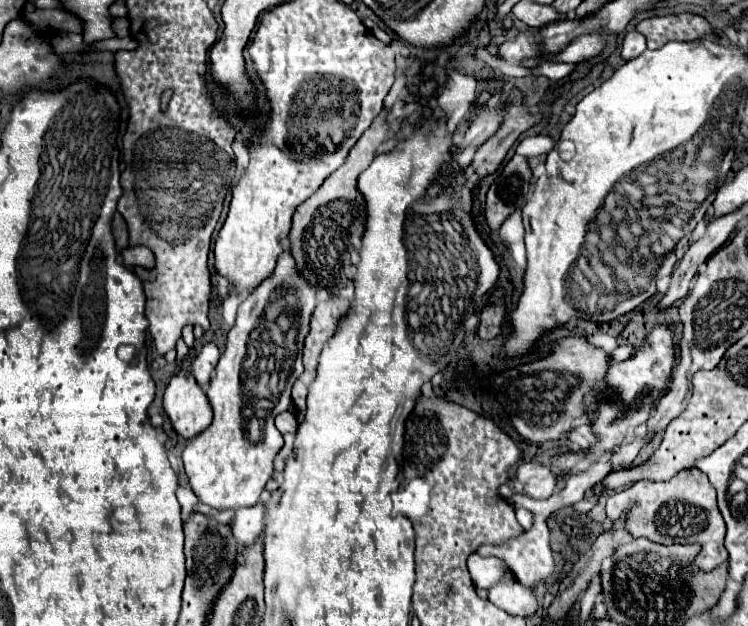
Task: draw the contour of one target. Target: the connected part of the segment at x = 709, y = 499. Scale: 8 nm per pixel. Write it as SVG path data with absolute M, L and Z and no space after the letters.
M694 467L676 473L668 481L636 481L632 487L608 497L606 515L612 521L618 521L624 515L626 517L626 531L632 537L646 537L646 539L650 539L654 543L662 543L662 545L674 545L674 543L692 545L692 543L698 543L702 549L694 559L694 567L698 567L700 571L712 571L728 559L728 553L724 551L726 525L724 525L724 519L722 519L722 515L716 507L716 491L708 483L708 477Z

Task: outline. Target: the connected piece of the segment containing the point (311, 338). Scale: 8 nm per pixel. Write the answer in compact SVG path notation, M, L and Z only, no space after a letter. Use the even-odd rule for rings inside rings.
M336 297L328 301L318 301L312 317L310 317L310 331L304 339L304 373L296 379L292 387L292 399L296 405L296 421L302 423L304 411L306 411L306 393L310 383L316 377L316 367L318 367L318 357L322 347L334 337L340 321L348 315L348 299Z

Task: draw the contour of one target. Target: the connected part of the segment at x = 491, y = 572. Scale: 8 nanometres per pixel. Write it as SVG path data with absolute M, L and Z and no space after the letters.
M470 555L468 557L468 571L472 575L472 581L480 589L490 589L496 583L504 579L504 575L510 573L508 565L498 557L480 557Z

